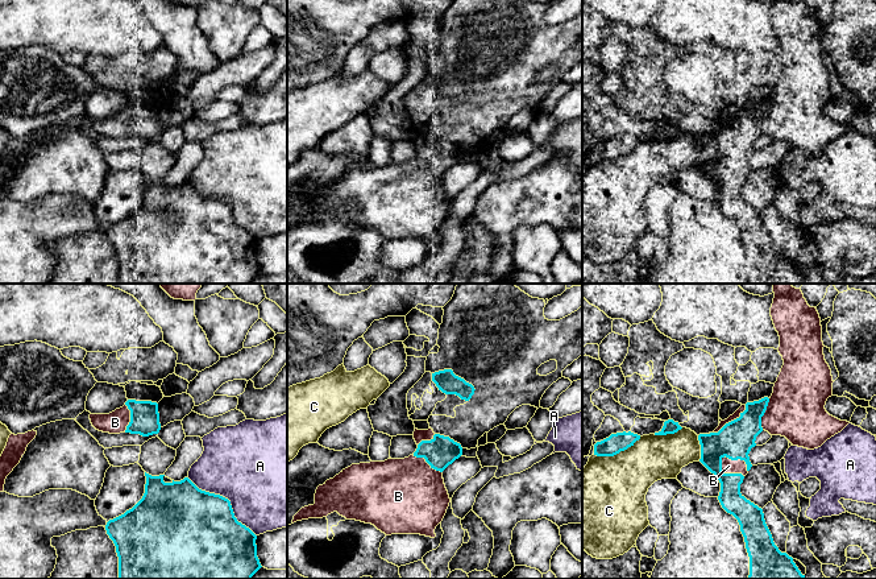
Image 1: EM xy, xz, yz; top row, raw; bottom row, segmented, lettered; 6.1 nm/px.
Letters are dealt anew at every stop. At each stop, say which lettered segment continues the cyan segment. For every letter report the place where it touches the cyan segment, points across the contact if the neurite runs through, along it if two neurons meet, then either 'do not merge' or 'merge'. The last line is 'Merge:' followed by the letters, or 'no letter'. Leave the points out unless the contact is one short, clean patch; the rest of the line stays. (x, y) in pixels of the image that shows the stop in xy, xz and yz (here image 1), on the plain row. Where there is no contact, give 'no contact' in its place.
A: xy (227, 203) | do not merge
B: yz (738, 162) | merge
C: yz (617, 157) | do not merge
Merge: B

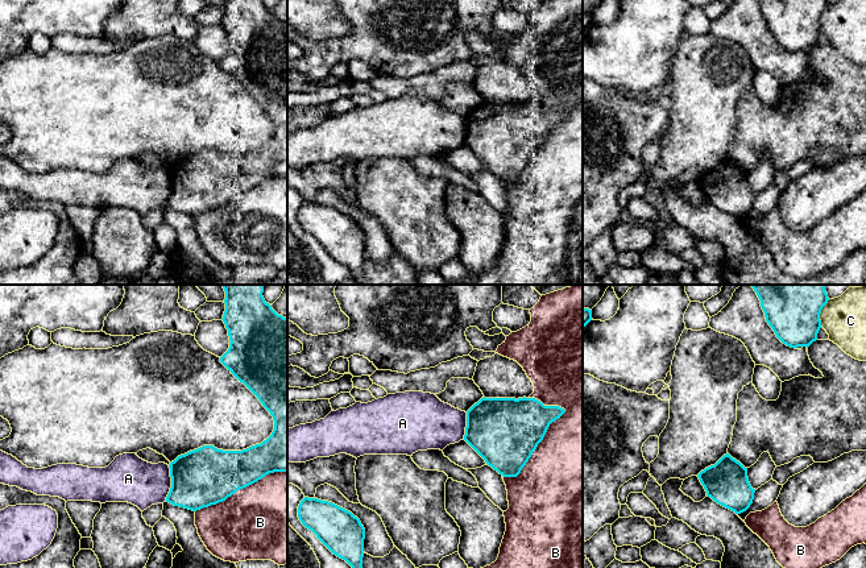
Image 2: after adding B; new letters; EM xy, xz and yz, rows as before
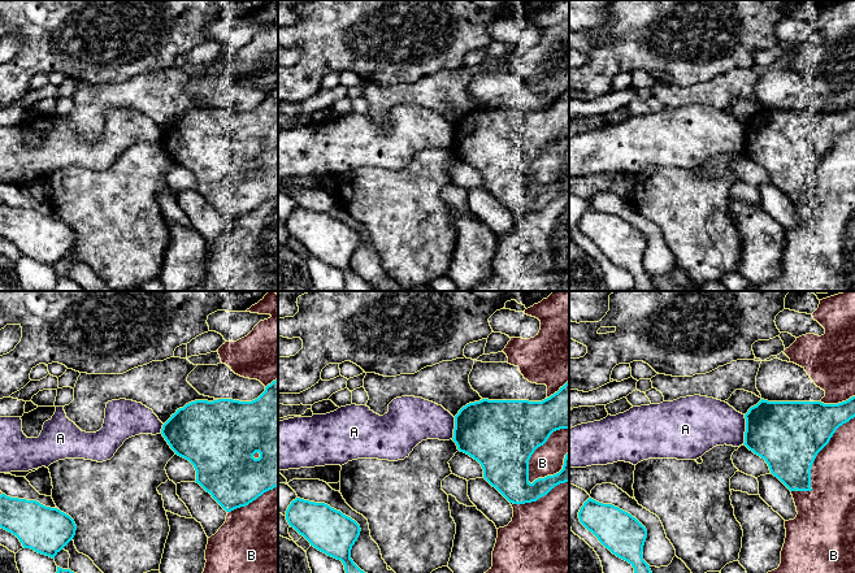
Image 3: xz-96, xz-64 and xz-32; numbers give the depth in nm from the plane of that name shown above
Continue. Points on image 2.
A: xy (172, 189) | along xy (169, 170), (170, 195), (165, 206) | do not merge
B: xz (537, 150) | do not merge
C: yz (820, 17) | do not merge
Merge: no letter

